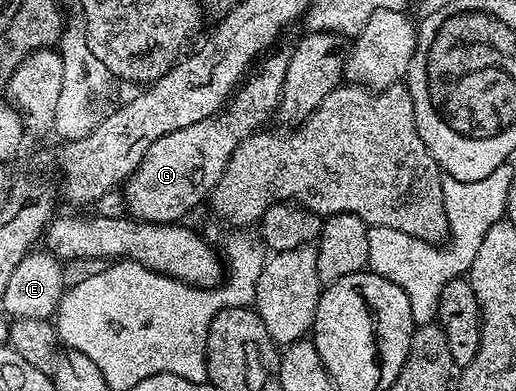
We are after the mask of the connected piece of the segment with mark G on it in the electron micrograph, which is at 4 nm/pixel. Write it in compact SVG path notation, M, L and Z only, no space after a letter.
M287 54L272 56L260 71L243 82L239 91L231 96L223 113L158 137L158 141L146 149L146 155L136 171L123 184L127 214L145 223L174 223L183 220L183 215L194 210L203 199L205 202L234 149L238 149L248 135L261 130L267 124L264 122L268 114L279 108L287 64Z

